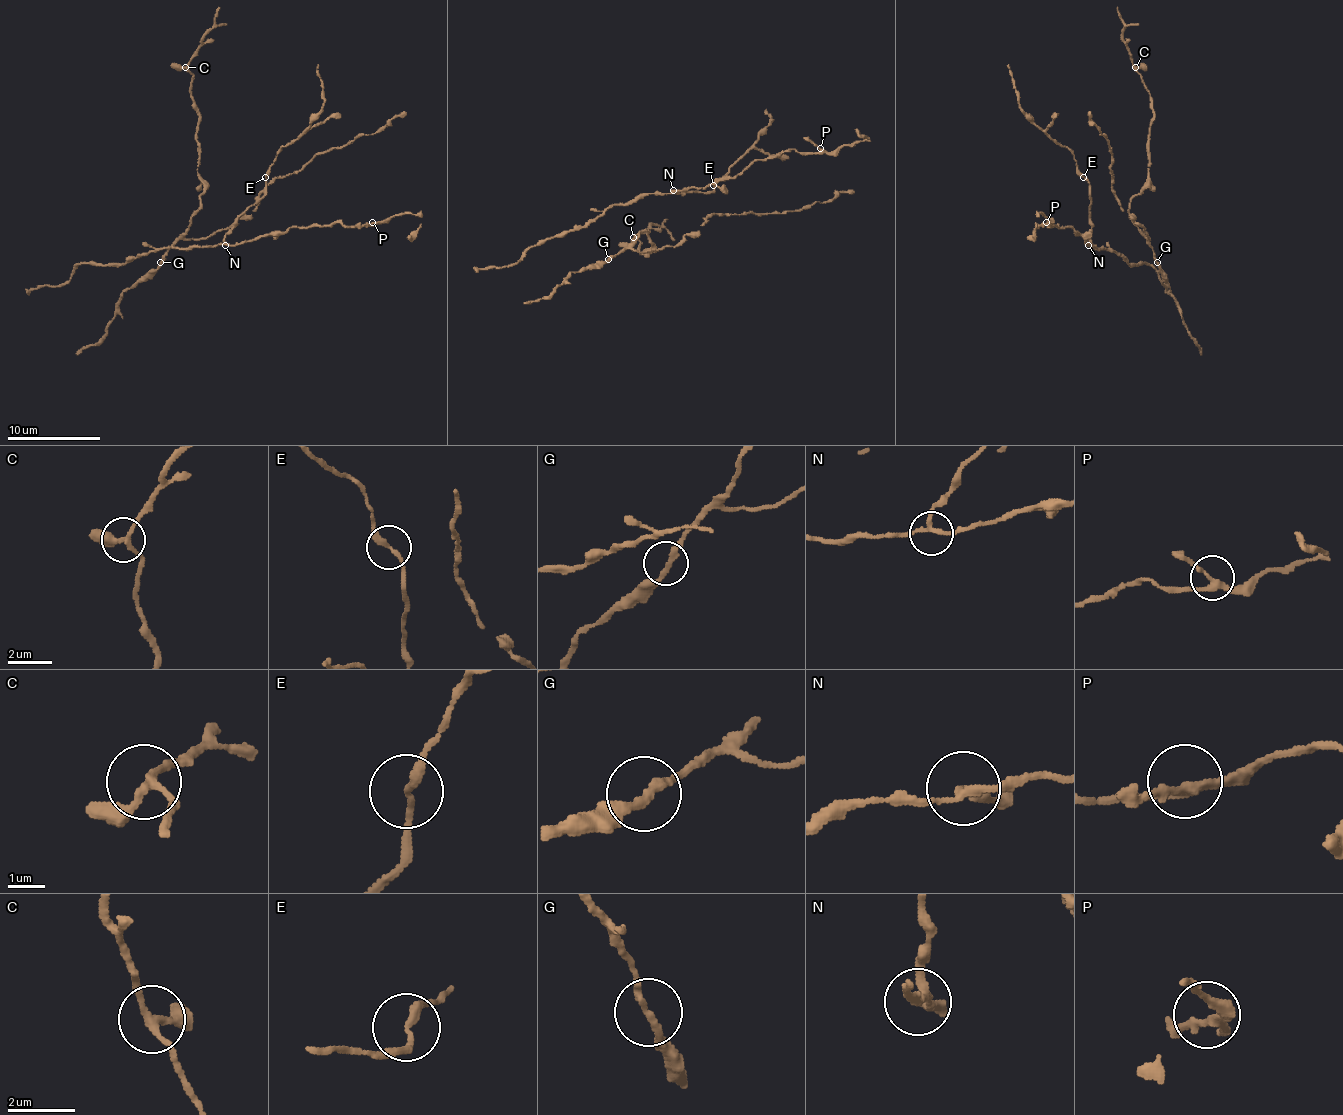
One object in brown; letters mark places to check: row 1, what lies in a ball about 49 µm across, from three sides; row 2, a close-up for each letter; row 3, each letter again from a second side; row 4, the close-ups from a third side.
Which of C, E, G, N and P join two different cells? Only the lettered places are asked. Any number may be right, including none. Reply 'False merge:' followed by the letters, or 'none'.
False merge: none

